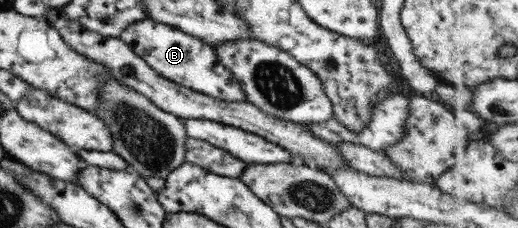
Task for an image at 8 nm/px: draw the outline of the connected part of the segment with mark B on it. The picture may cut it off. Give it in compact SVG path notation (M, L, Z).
M146 19L132 23L119 37L126 42L161 77L197 93L204 93L217 100L246 102L245 92L236 77L220 60L212 46L197 37L192 37L174 27Z

